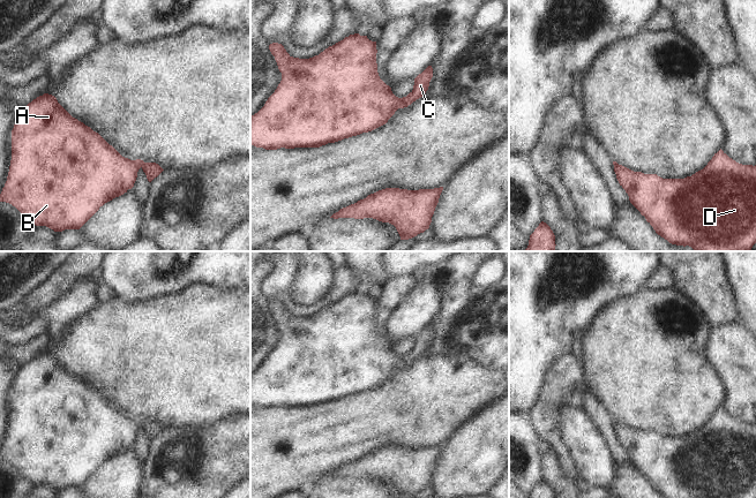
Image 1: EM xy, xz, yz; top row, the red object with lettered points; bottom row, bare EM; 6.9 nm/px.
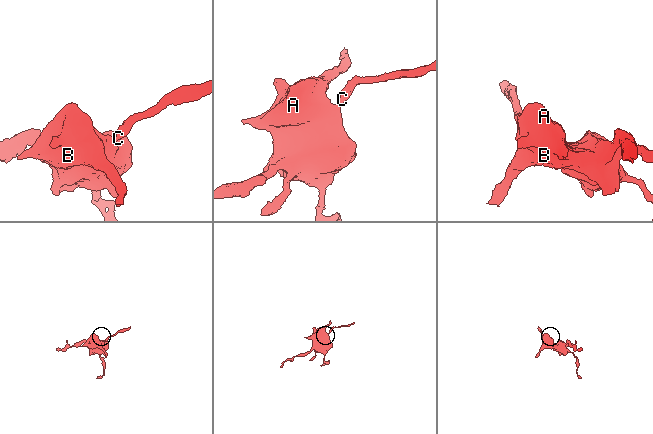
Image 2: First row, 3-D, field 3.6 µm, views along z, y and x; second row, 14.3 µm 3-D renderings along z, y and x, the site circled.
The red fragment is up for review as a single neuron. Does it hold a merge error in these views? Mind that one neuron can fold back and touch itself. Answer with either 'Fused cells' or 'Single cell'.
Single cell

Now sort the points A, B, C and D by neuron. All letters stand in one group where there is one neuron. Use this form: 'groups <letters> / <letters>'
groups A B C D

